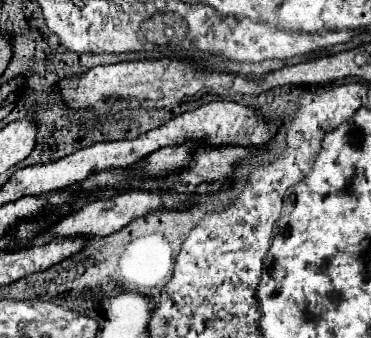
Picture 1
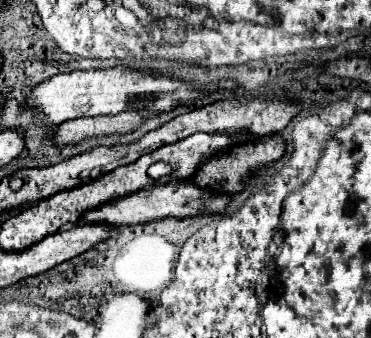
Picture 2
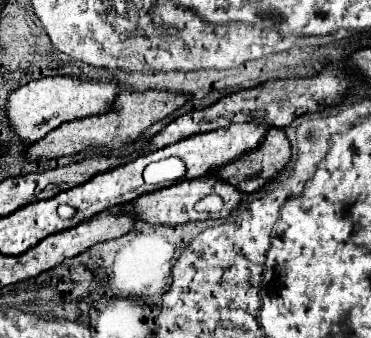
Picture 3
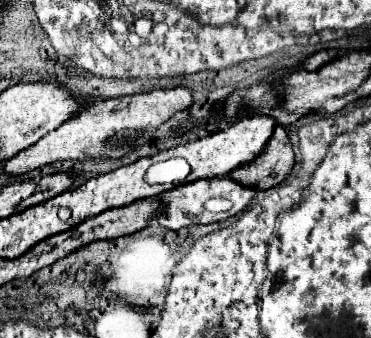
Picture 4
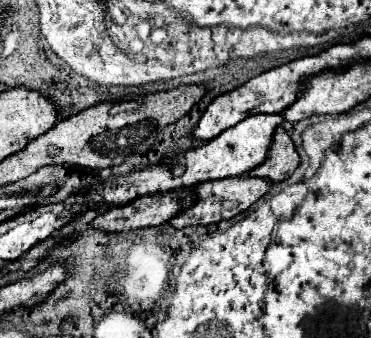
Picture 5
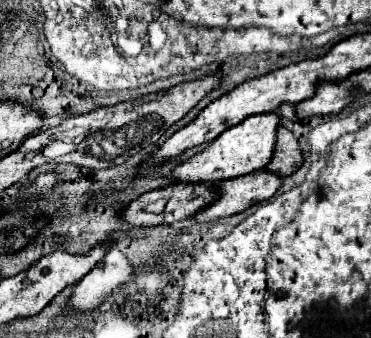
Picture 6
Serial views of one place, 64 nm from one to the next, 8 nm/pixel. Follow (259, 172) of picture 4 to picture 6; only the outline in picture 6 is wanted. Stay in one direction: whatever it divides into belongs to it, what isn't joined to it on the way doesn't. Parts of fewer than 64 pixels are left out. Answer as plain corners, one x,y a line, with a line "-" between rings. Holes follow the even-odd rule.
278,126
274,156
264,166
264,170
280,174
284,178
284,176
290,176
292,172
296,172
300,168
300,164
302,164
302,152
298,148
298,140
284,126

